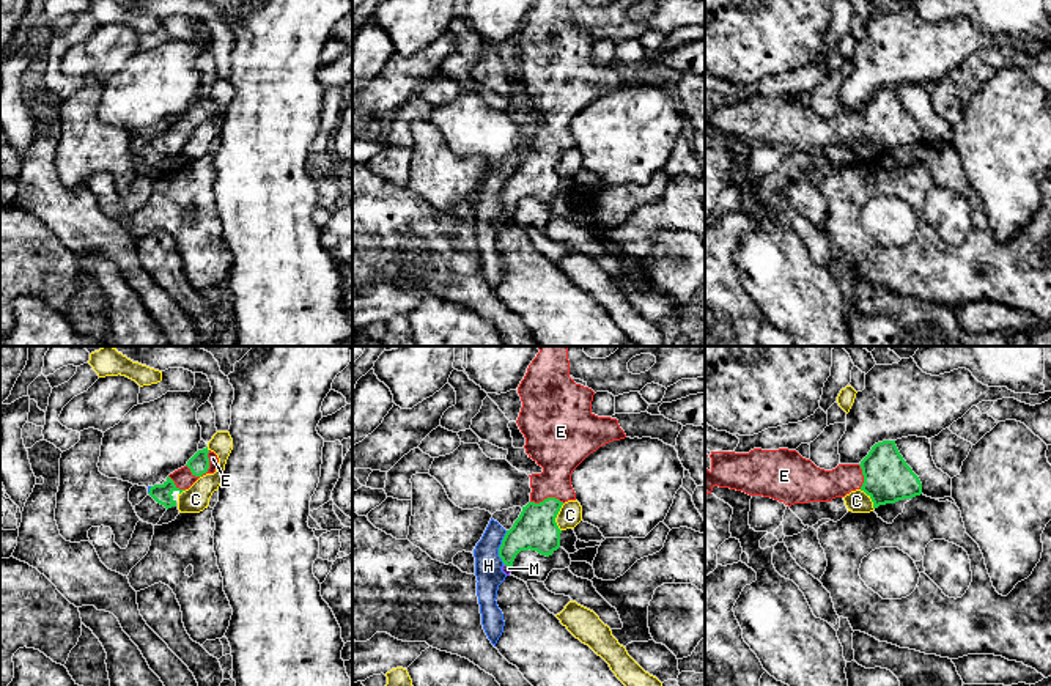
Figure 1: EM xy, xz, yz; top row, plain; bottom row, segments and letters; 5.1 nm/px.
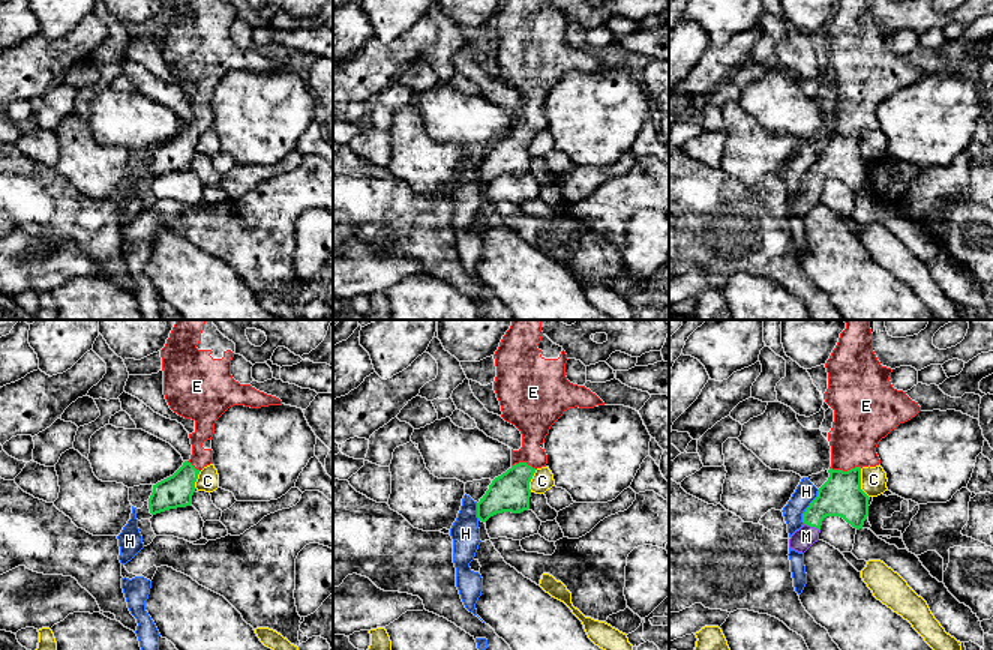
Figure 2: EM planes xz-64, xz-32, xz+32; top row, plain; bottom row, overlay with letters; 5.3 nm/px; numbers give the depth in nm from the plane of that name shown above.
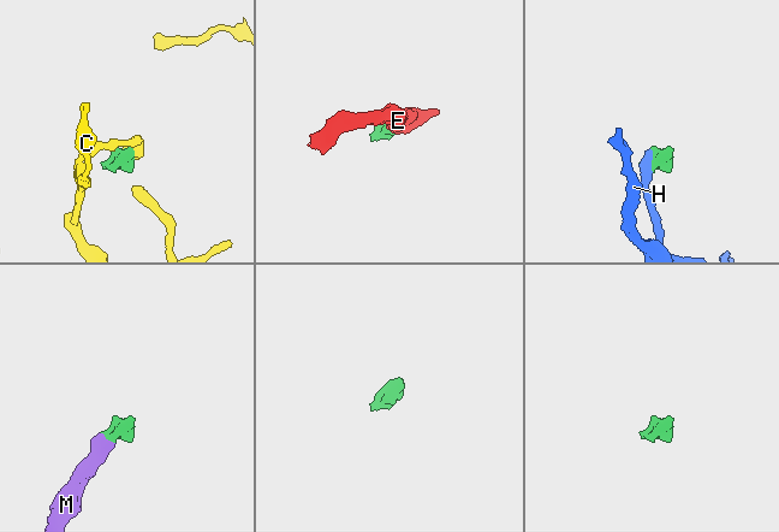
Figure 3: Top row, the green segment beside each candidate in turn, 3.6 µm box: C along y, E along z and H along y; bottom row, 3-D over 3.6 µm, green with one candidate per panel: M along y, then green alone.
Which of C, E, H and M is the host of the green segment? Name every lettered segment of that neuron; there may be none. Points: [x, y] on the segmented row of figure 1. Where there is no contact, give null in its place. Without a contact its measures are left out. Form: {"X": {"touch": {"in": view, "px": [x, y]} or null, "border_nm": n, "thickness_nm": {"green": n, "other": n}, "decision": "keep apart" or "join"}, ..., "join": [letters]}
{"C": {"touch": {"in": "xz", "px": [556, 516]}, "border_nm": 140, "thickness_nm": {"green": 220, "other": 120}, "decision": "keep apart"}, "E": {"touch": {"in": "xy", "px": [208, 468]}, "border_nm": 160, "thickness_nm": {"green": 110, "other": 50}, "decision": "join"}, "H": {"touch": {"in": "xz", "px": [499, 548]}, "border_nm": 180, "thickness_nm": {"green": 220, "other": 140}, "decision": "keep apart"}, "M": {"touch": {"in": "xz", "px": [507, 565]}, "border_nm": 40, "thickness_nm": {"green": 220, "other": 50}, "decision": "join"}, "join": ["E", "M"]}

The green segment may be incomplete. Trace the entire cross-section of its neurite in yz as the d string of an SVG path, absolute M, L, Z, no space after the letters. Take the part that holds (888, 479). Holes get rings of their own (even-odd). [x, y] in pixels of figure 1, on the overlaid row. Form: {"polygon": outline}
{"polygon": "M895 441L878 442L859 464L839 464L832 470L820 469L796 450L788 448L754 448L749 453L711 452L710 470L706 458L708 455L705 455L705 494L711 494L714 486L730 488L749 496L771 497L791 507L795 503L831 502L861 489L872 499L873 508L922 494L922 483L900 455Z"}

